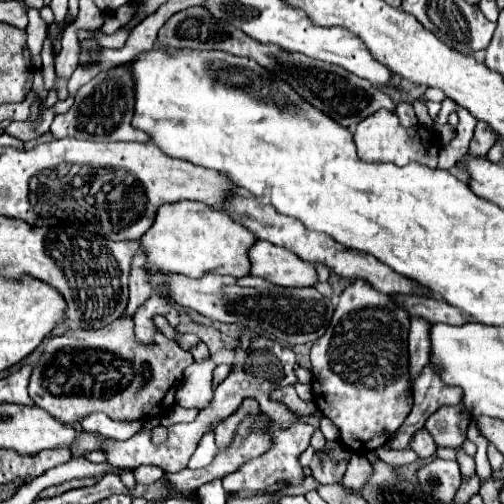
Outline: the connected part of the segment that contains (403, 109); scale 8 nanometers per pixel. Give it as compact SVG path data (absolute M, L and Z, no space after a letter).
M408 101L398 103L396 113L398 113L398 119L400 119L400 123L402 123L404 127L416 127L416 125L418 125L418 119L416 119L416 113L414 113L412 103L408 103Z

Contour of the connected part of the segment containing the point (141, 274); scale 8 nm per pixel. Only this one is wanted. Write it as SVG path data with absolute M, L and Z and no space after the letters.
M134 265L132 273L130 273L130 301L128 301L128 309L126 315L136 313L136 309L152 295L152 285L148 279L148 265Z

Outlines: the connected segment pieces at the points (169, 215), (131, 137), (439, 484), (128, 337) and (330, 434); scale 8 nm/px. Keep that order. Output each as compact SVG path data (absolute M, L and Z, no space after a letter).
M178 201L160 207L154 225L146 231L144 237L140 237L140 241L146 249L146 261L156 265L160 271L174 271L188 277L218 273L238 279L250 275L248 251L252 243L256 243L254 237L254 233L232 221L226 213L210 209L198 201Z
M128 63L102 71L98 77L82 85L76 93L74 105L66 111L66 115L56 115L50 127L54 139L76 137L76 139L92 139L92 141L138 141L148 143L148 135L144 131L136 131L132 127L132 107L134 107L134 91L132 91L132 71L128 71Z
M434 459L432 463L424 465L416 475L420 487L438 501L452 501L460 485L460 467L456 461Z
M122 317L116 323L110 323L98 331L68 329L64 335L48 339L42 357L32 371L28 391L38 407L46 409L62 423L80 421L86 413L94 413L94 411L104 411L112 419L134 421L144 417L158 417L160 409L174 405L176 385L180 383L182 373L188 365L192 365L190 351L178 347L176 341L164 337L160 331L156 331L152 343L140 343L134 337L134 319Z
M324 415L320 419L320 431L324 433L326 441L340 441L340 433L336 431L336 425L328 417L324 417Z

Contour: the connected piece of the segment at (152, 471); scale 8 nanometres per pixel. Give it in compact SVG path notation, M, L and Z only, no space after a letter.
M138 467L138 469L134 471L136 483L140 483L140 485L152 485L152 483L158 481L162 475L164 475L164 471L162 471L160 467Z

